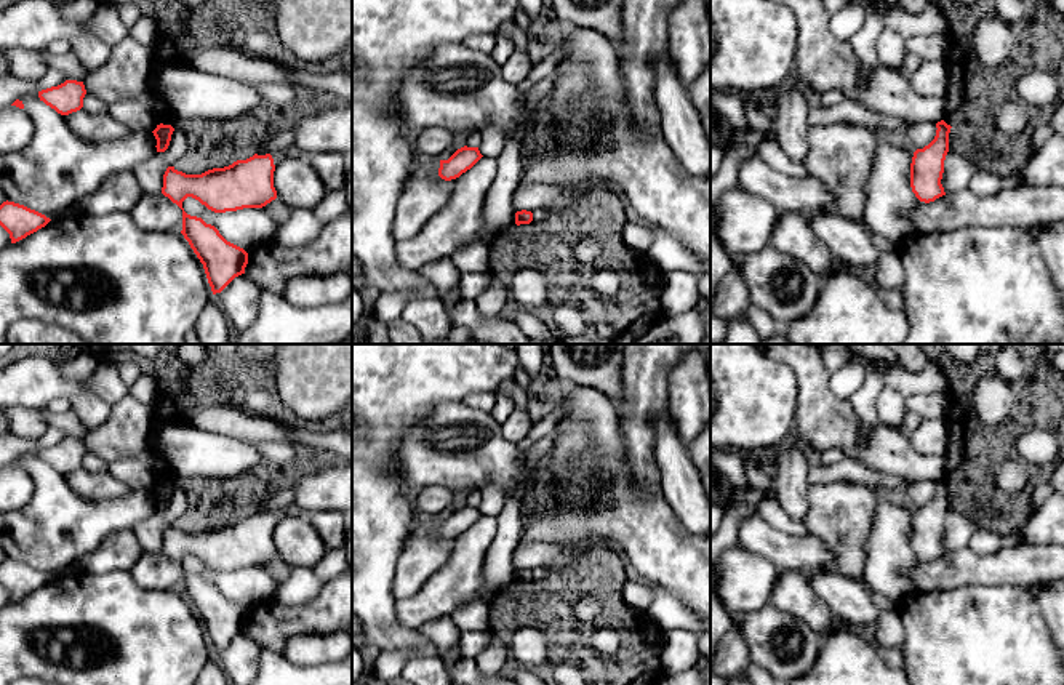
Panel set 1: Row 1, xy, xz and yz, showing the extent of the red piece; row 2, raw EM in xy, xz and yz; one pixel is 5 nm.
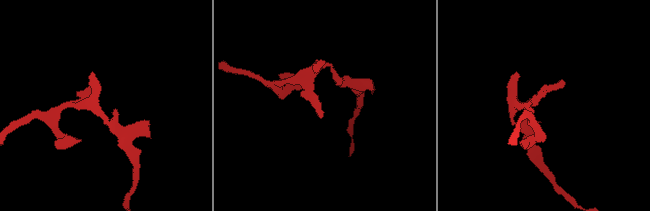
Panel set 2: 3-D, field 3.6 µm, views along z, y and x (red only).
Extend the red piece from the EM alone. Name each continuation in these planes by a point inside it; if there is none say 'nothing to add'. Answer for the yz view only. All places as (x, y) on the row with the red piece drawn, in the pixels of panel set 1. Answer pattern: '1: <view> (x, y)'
nothing to add

